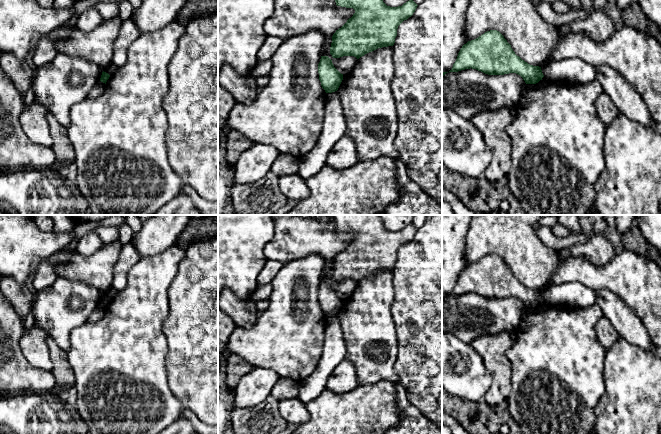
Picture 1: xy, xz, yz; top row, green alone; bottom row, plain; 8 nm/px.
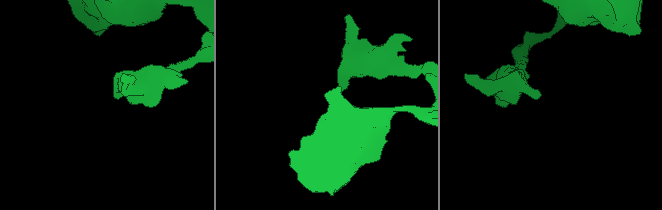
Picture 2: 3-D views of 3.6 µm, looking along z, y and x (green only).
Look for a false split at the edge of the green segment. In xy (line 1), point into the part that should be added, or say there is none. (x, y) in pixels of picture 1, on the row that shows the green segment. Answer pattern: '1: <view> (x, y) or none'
1: none

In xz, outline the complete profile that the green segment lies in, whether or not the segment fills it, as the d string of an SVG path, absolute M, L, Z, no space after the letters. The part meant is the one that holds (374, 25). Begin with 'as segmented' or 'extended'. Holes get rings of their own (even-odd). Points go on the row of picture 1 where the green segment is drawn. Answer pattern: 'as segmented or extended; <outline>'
as segmented; M335 0L337 6L353 8L355 13L332 36L330 54L333 58L354 56L357 59L378 48L393 46L398 26L413 15L417 4L409 0L402 6L390 7L383 0Z

